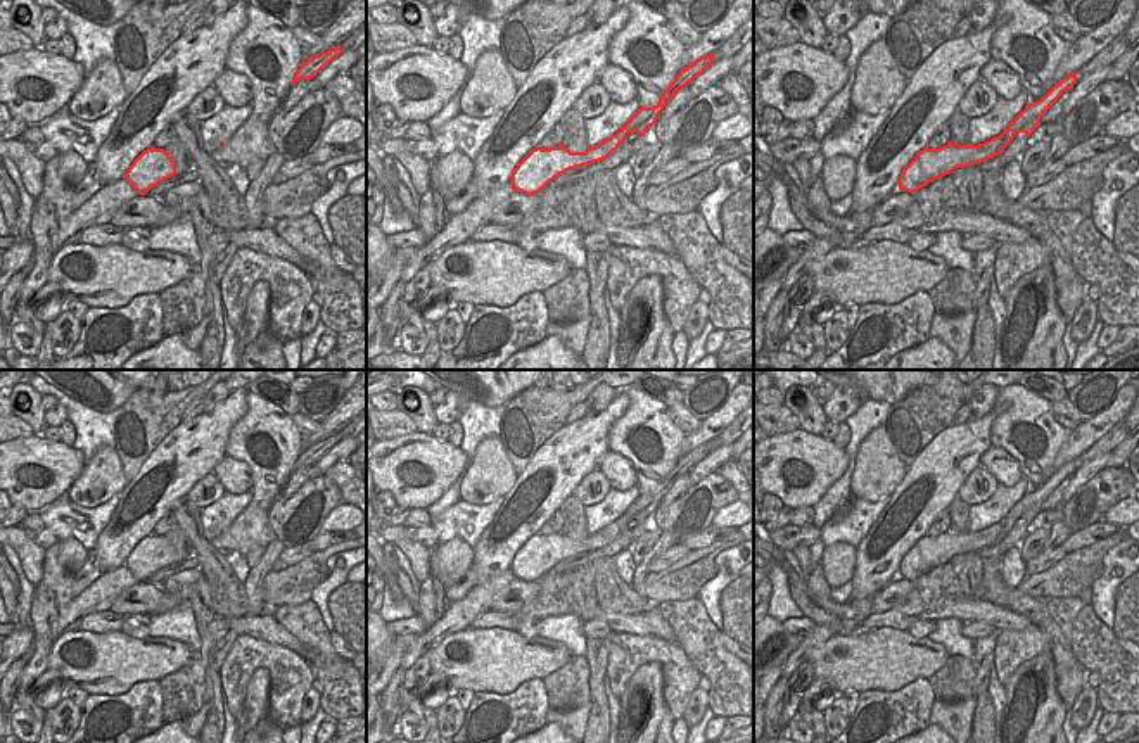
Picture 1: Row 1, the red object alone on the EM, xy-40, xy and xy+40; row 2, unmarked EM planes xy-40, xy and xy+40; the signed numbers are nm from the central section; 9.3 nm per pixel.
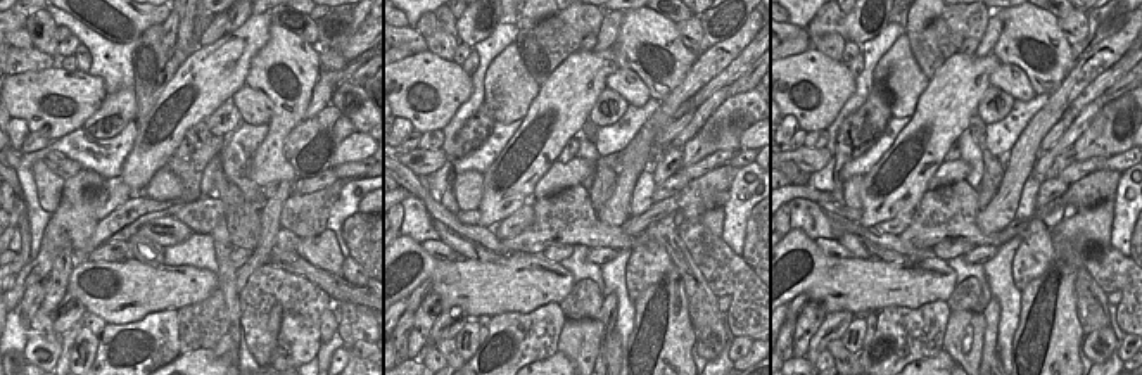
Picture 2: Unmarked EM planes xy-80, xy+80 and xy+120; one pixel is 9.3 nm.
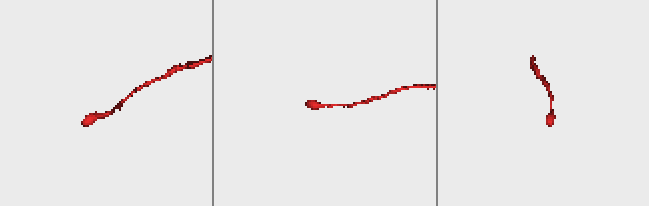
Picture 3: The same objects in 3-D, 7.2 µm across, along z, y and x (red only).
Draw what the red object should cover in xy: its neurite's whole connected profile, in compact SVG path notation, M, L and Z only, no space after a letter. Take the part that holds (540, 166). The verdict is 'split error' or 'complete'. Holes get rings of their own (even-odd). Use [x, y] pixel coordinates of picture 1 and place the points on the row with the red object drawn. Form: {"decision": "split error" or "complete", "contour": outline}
{"decision": "split error", "contour": "M714 52L681 69L653 107L639 107L615 135L595 147L589 147L586 152L570 152L562 143L550 149L532 149L517 164L506 185L489 190L472 200L460 214L449 216L442 232L429 240L422 249L417 249L399 280L408 283L423 266L427 266L446 249L468 242L479 228L491 223L493 211L513 192L522 192L525 195L539 194L560 175L576 168L600 162L612 156L619 145L626 142L629 133L638 133L643 137L646 130L657 123L660 112L672 100L672 97L712 64Z"}

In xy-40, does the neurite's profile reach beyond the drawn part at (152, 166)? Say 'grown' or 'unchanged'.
grown

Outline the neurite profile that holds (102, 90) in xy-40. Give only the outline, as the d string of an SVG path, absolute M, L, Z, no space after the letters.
M102 59L86 74L81 88L69 100L67 111L78 119L95 121L109 114L114 107L121 107L126 97L128 93L116 60Z

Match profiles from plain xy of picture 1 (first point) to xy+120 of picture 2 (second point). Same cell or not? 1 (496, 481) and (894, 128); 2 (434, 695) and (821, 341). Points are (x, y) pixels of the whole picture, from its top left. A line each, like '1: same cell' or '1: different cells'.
1: different cells
2: same cell

